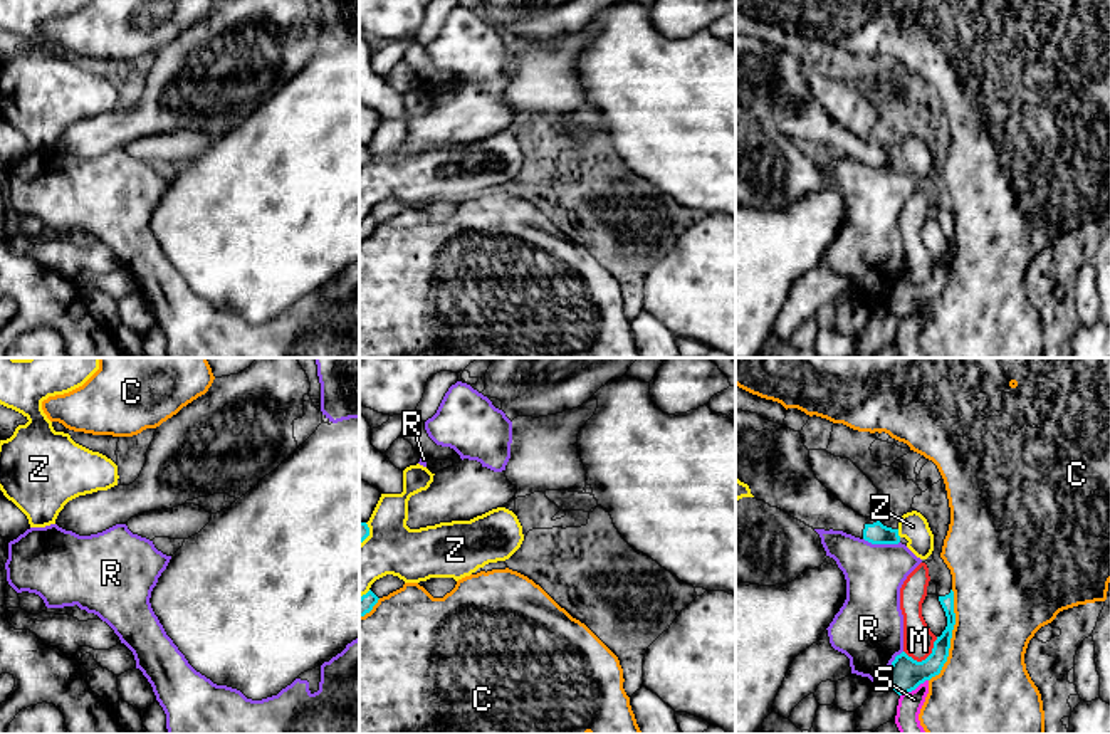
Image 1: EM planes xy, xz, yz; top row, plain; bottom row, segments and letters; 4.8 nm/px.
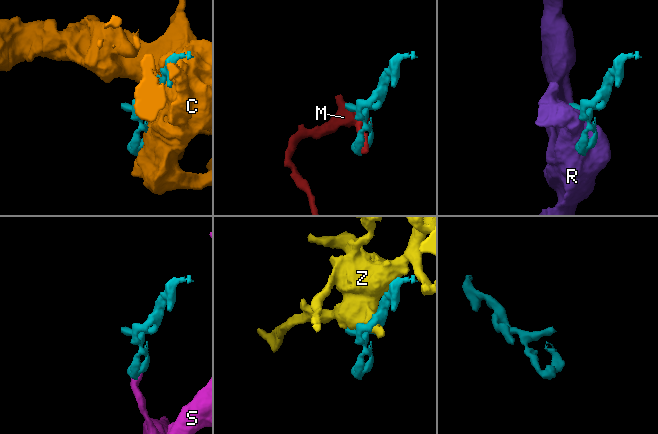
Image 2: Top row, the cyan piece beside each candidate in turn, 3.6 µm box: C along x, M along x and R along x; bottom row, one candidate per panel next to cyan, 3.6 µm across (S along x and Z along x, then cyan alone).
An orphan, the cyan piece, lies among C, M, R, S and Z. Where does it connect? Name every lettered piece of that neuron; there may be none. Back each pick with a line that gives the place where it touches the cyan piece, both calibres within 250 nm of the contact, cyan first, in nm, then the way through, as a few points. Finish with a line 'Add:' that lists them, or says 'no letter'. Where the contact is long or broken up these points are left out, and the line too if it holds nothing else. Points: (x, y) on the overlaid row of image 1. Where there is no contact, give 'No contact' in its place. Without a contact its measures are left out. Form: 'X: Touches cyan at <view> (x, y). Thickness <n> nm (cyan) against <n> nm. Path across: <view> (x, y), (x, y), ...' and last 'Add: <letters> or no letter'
Add: no letter

